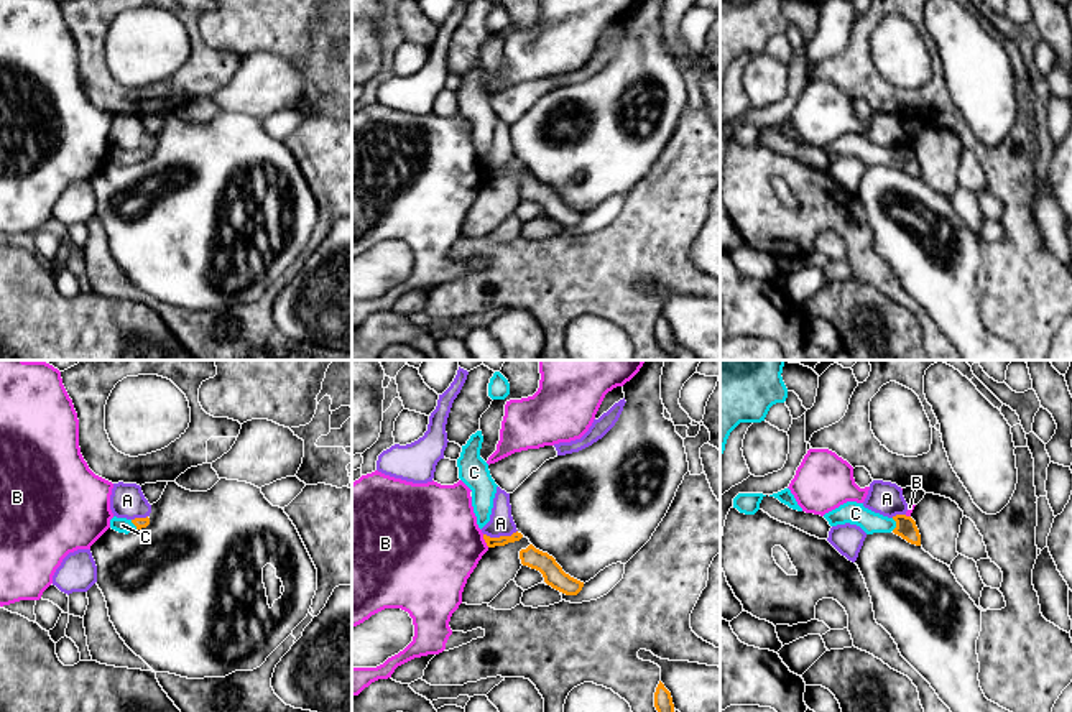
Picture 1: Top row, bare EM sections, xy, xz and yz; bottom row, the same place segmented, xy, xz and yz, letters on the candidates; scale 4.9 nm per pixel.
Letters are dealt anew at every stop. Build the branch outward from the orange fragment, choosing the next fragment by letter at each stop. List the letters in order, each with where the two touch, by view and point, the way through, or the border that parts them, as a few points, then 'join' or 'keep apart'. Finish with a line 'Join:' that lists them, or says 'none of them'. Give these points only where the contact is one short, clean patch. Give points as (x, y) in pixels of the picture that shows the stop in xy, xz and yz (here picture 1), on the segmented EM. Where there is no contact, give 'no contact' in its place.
A: contact xz (500, 536); border xz (517, 530), (510, 535), (484, 535); keep apart
B: contact xz (485, 541); border xz (482, 535), (489, 546); keep apart
C: contact yz (896, 525); way yz (906, 528), (896, 525), (873, 523), (855, 513); join
Join: C

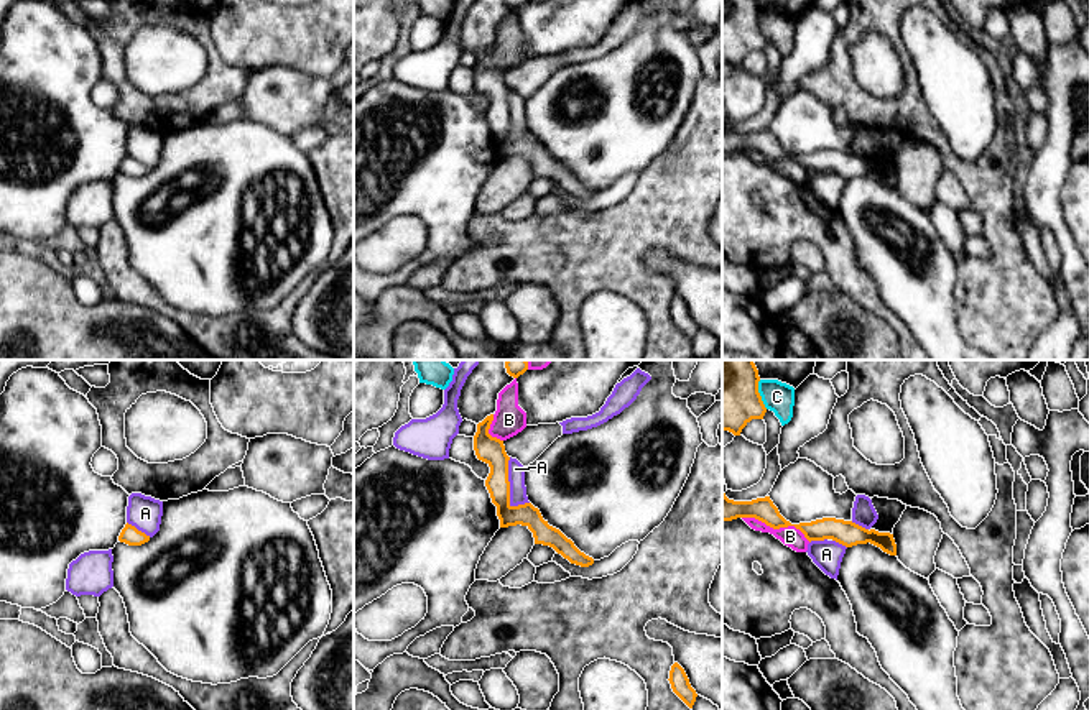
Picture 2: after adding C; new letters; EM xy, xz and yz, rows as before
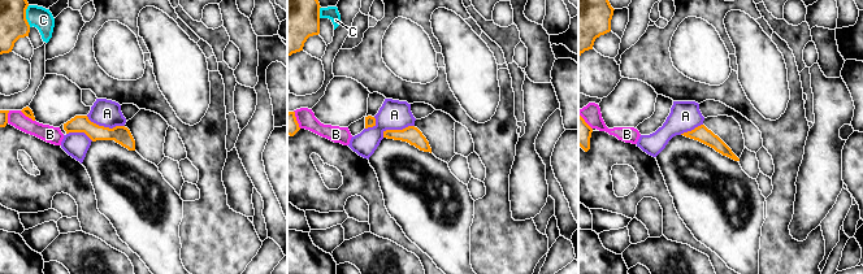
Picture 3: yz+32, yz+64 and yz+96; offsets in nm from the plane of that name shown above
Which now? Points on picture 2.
A: contact xz (509, 490); border xz (509, 457), (509, 502), (512, 505), (528, 503); keep apart
B: contact yz (777, 528); keep apart
C: contact yz (759, 395); keep apart
Join: none of them

